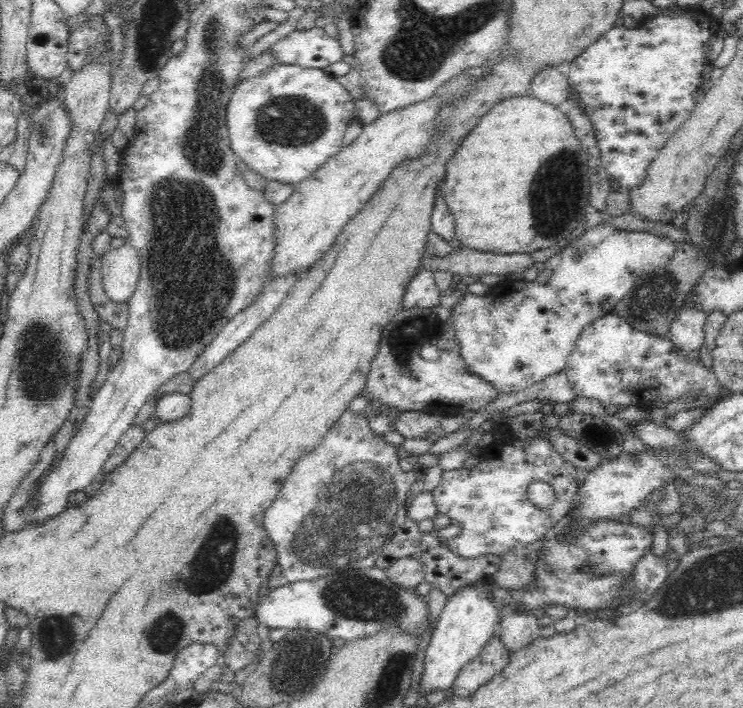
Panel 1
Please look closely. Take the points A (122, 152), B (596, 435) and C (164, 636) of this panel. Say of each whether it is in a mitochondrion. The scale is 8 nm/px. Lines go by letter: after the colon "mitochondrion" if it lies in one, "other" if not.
A: other
B: other
C: mitochondrion

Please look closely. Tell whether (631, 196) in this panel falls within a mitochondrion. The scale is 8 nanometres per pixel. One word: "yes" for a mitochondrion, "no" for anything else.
no

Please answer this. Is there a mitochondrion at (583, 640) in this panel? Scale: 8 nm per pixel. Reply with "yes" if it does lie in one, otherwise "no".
no

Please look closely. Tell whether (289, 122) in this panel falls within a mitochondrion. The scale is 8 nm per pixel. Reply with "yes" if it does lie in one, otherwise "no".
yes

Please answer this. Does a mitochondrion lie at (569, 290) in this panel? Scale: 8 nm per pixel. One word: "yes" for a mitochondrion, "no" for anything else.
no

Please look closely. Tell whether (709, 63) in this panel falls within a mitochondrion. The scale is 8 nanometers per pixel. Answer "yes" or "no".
no

